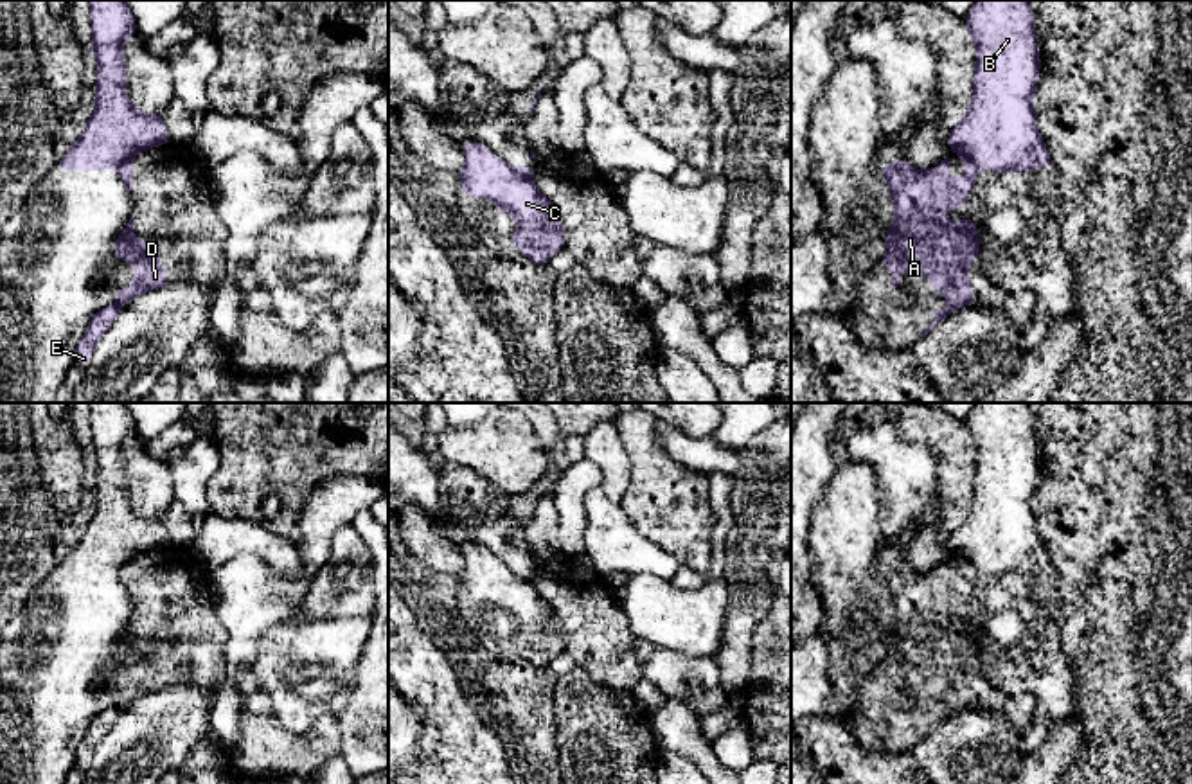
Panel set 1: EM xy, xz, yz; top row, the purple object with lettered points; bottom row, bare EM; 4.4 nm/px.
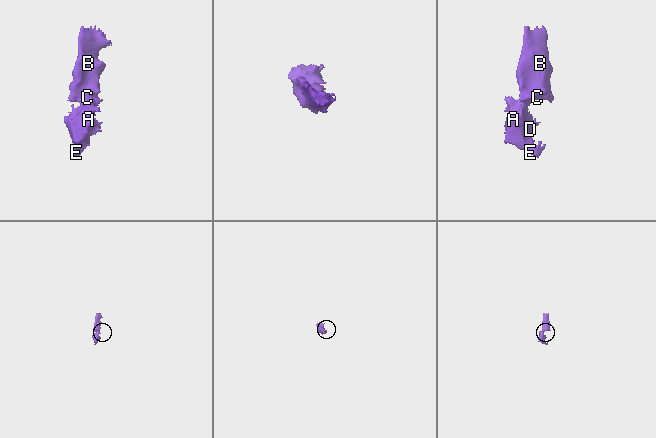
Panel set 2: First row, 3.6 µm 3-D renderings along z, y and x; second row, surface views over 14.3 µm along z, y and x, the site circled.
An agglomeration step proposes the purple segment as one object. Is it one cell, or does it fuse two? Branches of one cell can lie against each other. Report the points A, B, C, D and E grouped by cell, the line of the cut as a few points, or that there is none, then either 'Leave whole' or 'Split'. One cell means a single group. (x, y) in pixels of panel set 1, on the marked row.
Groups: A D E / B C. Split along yz (966, 157), (978, 171). Split

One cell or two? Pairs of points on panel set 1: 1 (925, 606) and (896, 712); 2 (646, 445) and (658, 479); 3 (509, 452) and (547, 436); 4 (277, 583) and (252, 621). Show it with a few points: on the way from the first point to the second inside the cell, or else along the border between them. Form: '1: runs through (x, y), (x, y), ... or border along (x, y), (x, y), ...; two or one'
1: runs through (923, 633), (919, 641), (919, 686); one
2: runs through (648, 454), (651, 470); one
3: border along (529, 421), (549, 452); two
4: runs through (277, 594), (277, 599), (263, 614); one

